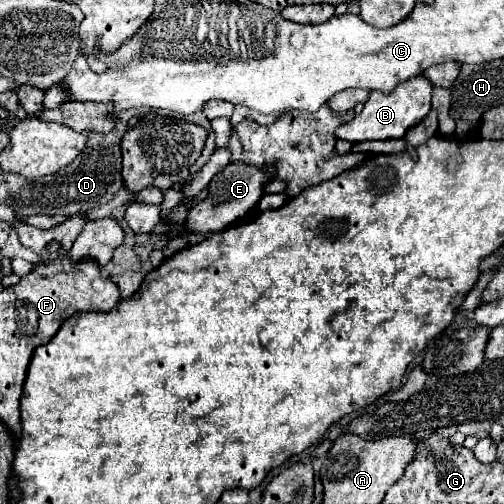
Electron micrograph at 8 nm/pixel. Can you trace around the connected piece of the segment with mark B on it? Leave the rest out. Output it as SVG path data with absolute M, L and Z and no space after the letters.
M422 75L408 79L408 83L400 83L400 87L396 87L390 93L370 91L370 97L364 105L364 111L360 115L356 115L350 123L340 125L336 129L336 139L344 139L350 143L402 139L410 127L414 127L416 123L420 123L428 115L430 99L432 99L432 83Z

